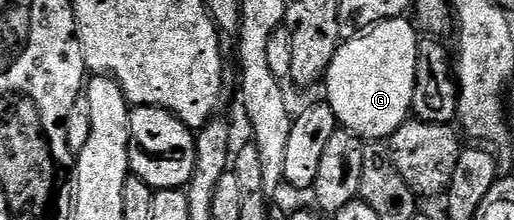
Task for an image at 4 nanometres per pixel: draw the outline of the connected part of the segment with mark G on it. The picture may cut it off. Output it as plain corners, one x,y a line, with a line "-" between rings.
403,16
389,18
386,22
377,22
365,34
359,34
356,38
347,38
339,45
336,56
332,56
332,64
326,70
324,98
334,115
338,117
338,125
341,129
351,130
363,140
386,140
396,132
396,128
407,122
414,105
419,41
420,34
415,23
409,17

